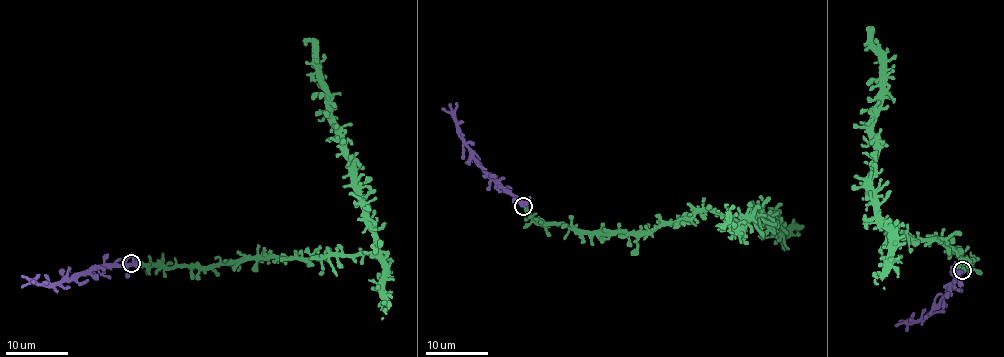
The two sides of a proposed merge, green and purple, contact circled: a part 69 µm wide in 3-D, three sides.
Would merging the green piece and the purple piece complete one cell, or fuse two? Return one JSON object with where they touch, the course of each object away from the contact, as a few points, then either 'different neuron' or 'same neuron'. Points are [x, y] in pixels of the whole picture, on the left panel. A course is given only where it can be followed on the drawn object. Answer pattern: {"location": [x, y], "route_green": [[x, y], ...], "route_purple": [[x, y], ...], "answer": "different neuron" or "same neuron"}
{"location": [131, 263], "route_green": [[133, 262], [205, 266], [282, 256], [366, 254], [375, 248], [352, 157], [317, 72], [314, 45], [302, 40]], "route_purple": [[131, 263], [96, 265], [54, 286], [21, 276]], "answer": "same neuron"}

